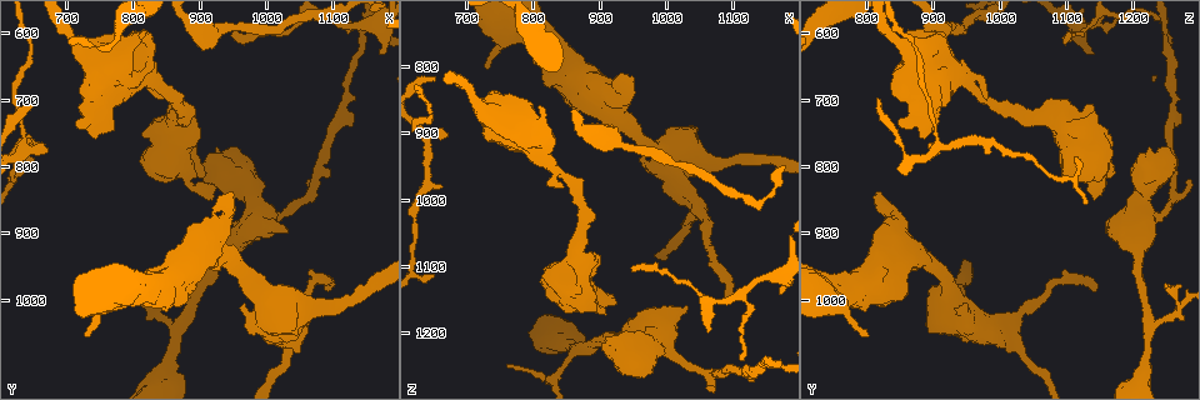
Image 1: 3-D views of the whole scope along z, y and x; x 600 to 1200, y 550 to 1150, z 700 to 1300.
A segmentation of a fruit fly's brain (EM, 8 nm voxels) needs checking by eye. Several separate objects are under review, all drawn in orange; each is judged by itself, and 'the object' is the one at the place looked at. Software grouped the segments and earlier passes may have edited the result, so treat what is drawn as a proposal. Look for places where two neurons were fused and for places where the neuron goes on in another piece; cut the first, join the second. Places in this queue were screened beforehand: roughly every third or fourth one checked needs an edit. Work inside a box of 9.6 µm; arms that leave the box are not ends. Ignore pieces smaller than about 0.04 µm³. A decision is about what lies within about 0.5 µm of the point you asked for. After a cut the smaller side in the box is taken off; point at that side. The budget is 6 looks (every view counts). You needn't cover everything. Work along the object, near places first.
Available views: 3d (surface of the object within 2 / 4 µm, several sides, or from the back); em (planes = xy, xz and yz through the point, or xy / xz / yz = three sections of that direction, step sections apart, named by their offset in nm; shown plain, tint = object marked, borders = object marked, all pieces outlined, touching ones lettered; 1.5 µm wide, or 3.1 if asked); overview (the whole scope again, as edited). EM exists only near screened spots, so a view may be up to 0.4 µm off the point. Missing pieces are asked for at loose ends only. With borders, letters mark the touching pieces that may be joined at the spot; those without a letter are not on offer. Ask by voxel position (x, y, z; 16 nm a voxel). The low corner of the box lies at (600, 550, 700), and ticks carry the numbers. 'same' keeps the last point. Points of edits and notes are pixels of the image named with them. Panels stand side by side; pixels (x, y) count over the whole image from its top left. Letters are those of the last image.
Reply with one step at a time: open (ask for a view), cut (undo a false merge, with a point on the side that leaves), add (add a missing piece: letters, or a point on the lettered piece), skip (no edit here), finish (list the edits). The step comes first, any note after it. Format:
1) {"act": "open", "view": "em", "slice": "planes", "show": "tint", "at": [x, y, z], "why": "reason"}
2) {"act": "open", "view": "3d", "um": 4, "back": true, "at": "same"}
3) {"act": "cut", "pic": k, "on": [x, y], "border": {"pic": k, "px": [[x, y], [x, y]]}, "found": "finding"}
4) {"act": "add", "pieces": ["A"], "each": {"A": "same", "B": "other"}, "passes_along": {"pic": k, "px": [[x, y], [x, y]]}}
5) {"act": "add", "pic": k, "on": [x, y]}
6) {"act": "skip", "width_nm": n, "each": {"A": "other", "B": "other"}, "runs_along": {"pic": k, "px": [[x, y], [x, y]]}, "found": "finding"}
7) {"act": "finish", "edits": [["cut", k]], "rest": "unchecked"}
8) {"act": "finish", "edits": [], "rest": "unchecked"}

{"act": "open", "view": "3d", "um": 4, "at": [950, 605, 1100], "why": "free end"}

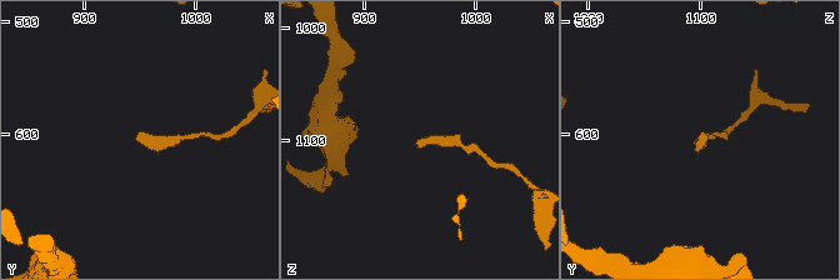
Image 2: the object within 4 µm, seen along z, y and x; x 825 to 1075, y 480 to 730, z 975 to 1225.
{"act": "open", "view": "em", "slice": "planes", "show": "borders", "at": [948, 600, 1100], "why": "now the EM"}

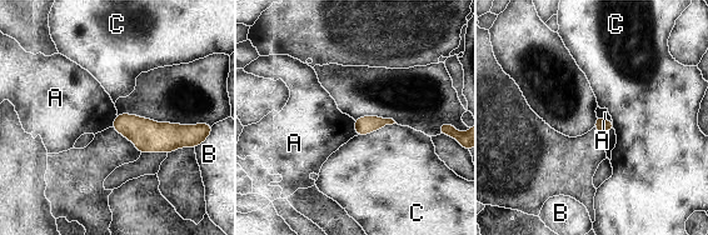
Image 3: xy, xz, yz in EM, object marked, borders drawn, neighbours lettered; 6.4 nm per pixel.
{"act": "skip", "each": {"A": "other", "B": "other", "C": "other"}, "border": {"pic": 3, "px": [[353, 120], [357, 135]]}, "found": "no lettered piece goes on from it"}

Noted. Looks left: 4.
{"act": "open", "view": "em", "slice": "xy", "step": 8, "show": "tint", "at": [935, 590, 920], "why": "sudden change in width"}

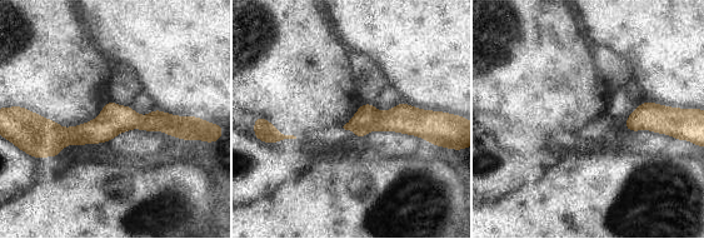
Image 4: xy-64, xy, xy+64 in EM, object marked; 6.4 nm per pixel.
{"act": "open", "view": "em", "slice": "planes", "show": "borders", "at": "same"}

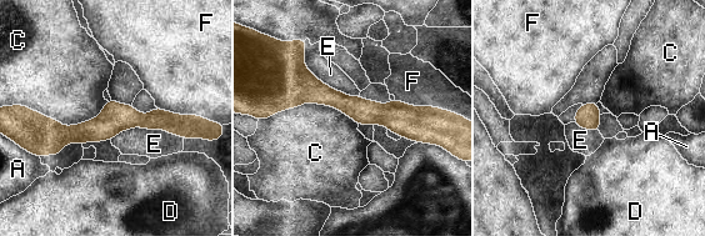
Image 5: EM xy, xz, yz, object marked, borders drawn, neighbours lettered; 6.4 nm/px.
{"act": "skip", "longest_contact_nm": ["C", 650], "each": {"A": "other", "C": "other", "D": "other", "E": "other", "F": "other"}, "border": {"pic": 5, "px": [[258, 120], [315, 103], [358, 125]]}, "found": "one neuron here"}

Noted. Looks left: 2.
{"act": "open", "view": "em", "slice": "yz", "step": 8, "show": "tint", "at": [640, 770, 910]}

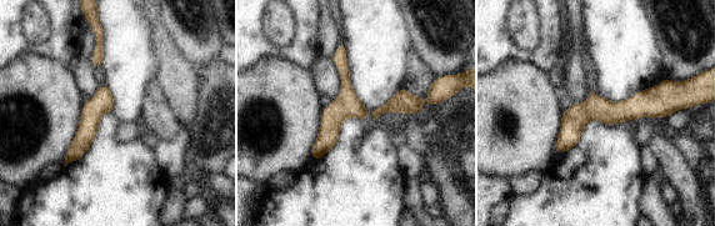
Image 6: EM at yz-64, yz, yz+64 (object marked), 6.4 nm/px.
{"act": "open", "view": "em", "slice": "planes", "show": "borders", "at": "same", "why": "cut it another way"}

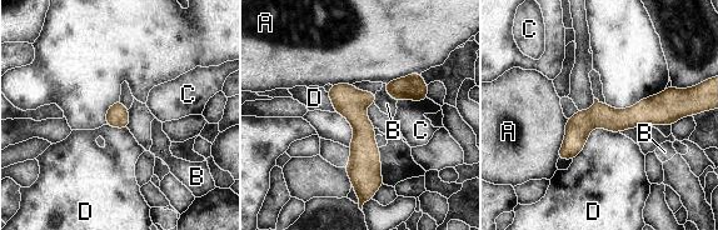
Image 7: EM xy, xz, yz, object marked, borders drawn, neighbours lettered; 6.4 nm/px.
{"act": "skip", "each": {"A": "other", "B": "other", "C": "other", "D": "other"}, "found": "one neuron here"}

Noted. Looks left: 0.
{"act": "finish", "edits": [], "rest": "unchecked"}

